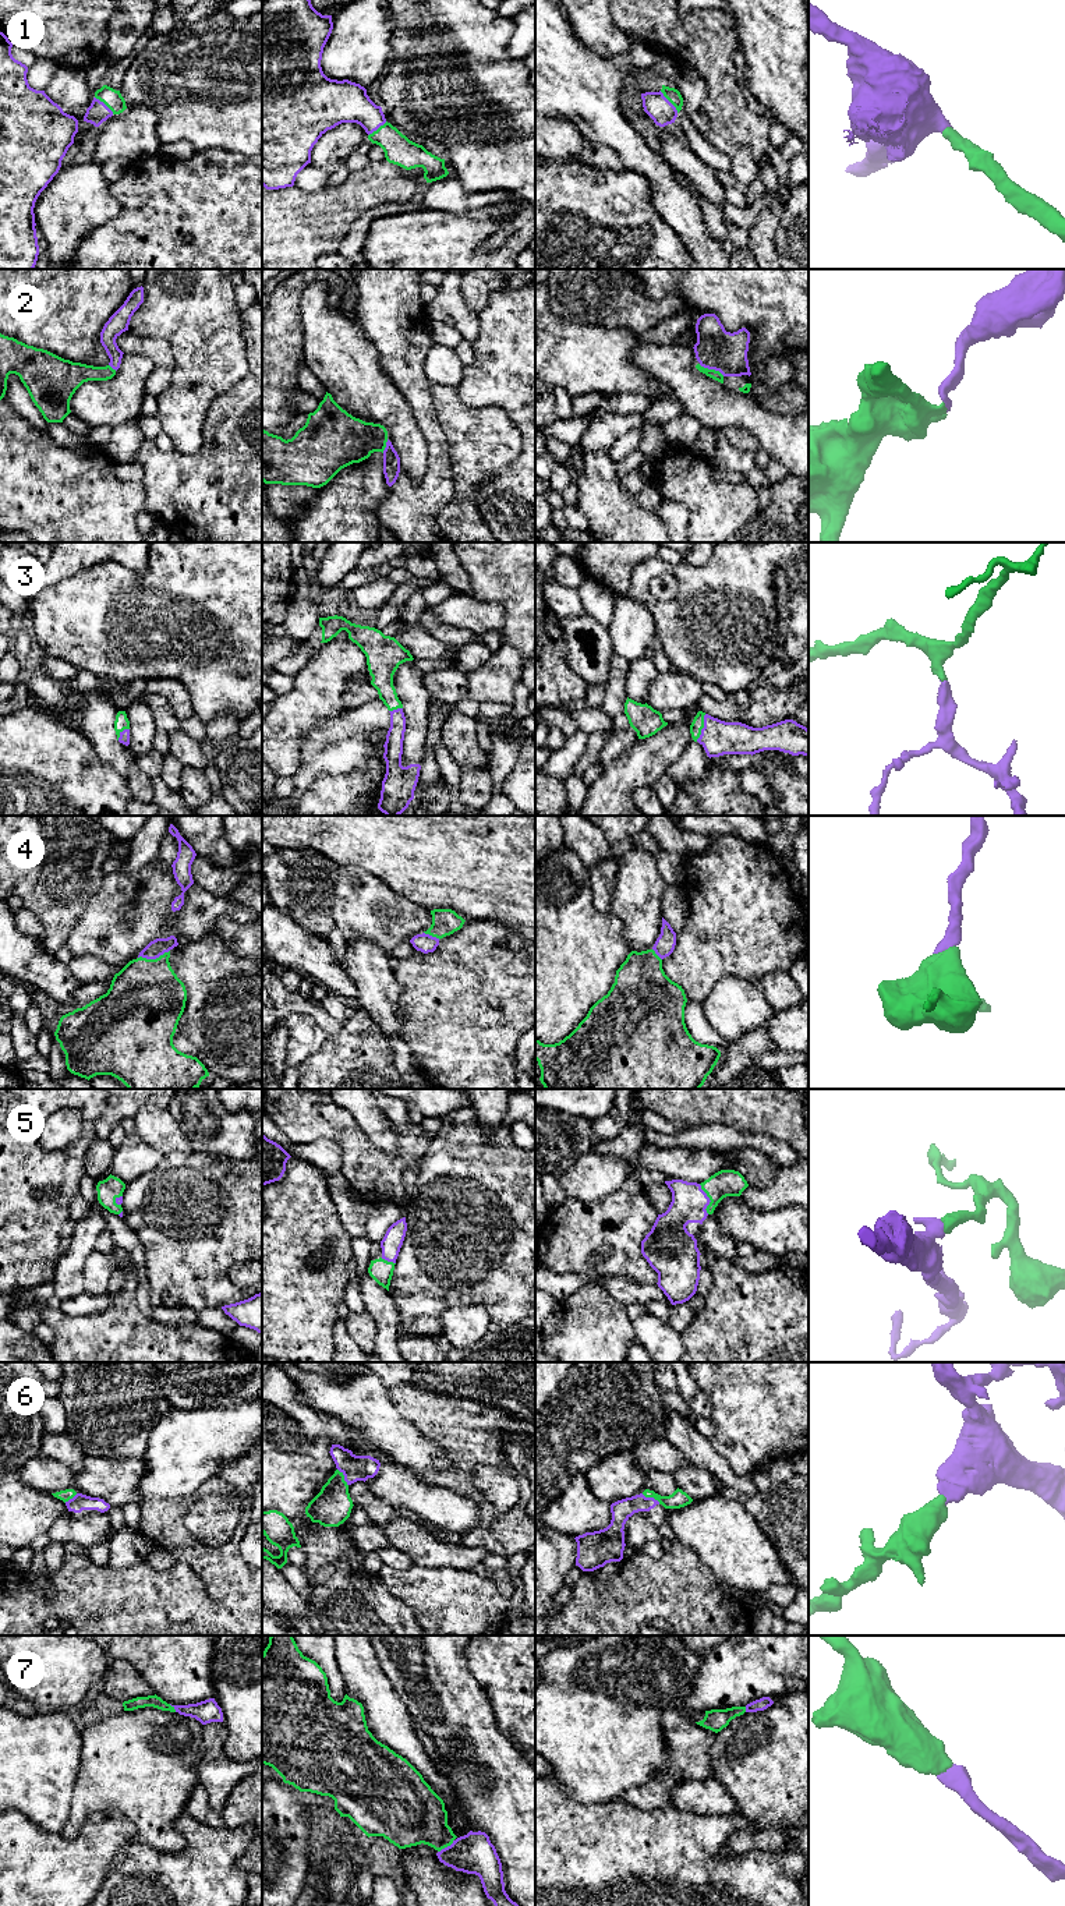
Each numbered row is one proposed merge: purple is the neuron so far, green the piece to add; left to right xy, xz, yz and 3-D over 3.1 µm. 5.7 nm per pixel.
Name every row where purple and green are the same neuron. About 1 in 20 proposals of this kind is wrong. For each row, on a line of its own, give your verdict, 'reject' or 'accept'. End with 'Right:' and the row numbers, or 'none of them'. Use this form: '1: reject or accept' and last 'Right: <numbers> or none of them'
1: accept
2: accept
3: accept
4: accept
5: accept
6: accept
7: accept
Right: 1, 2, 3, 4, 5, 6, 7

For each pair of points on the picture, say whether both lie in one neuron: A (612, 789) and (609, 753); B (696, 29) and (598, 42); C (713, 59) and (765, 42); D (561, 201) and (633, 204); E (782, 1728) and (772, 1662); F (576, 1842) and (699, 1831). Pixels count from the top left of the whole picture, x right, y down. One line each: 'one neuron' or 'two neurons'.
A: two neurons
B: two neurons
C: two neurons
D: one neuron
E: two neurons
F: one neuron

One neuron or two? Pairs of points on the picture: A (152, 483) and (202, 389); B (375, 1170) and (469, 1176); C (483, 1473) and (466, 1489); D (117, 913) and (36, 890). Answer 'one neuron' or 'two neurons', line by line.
A: two neurons
B: two neurons
C: two neurons
D: two neurons

